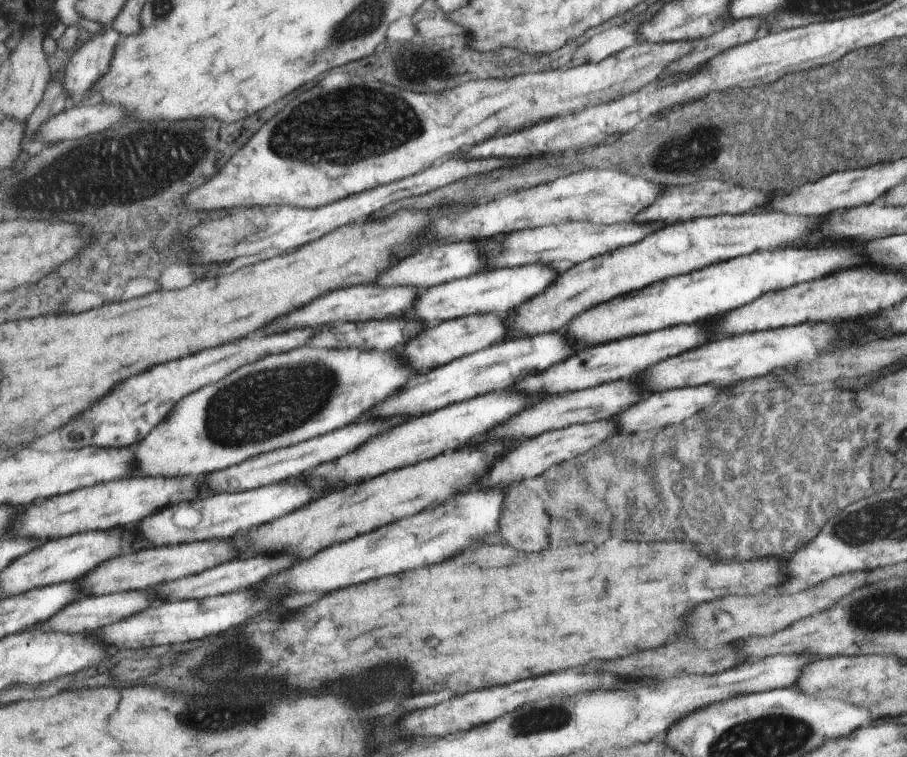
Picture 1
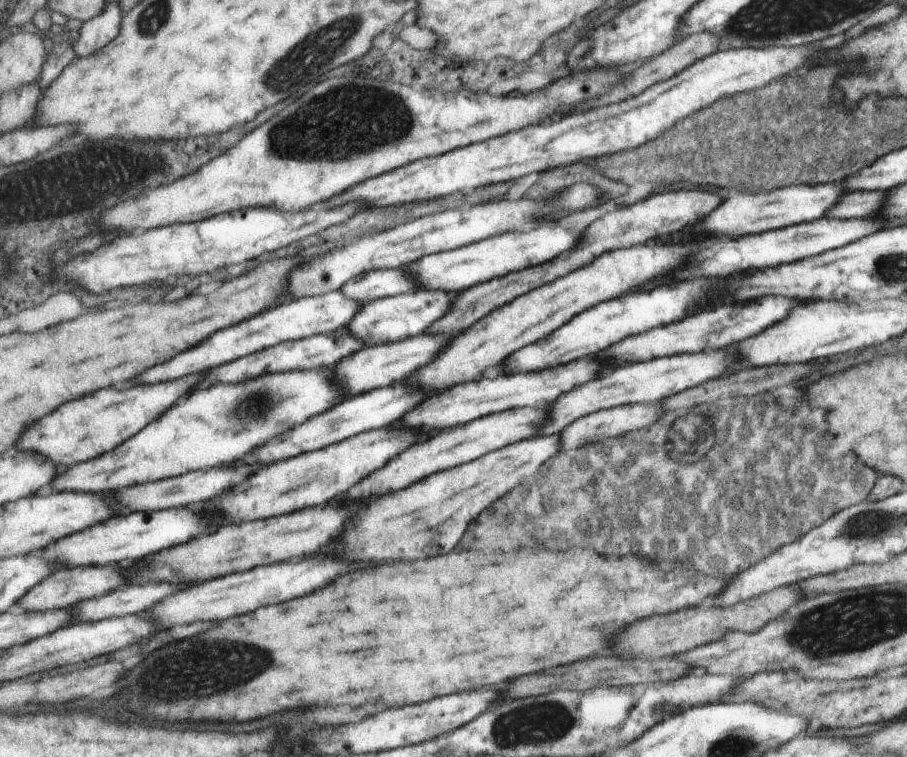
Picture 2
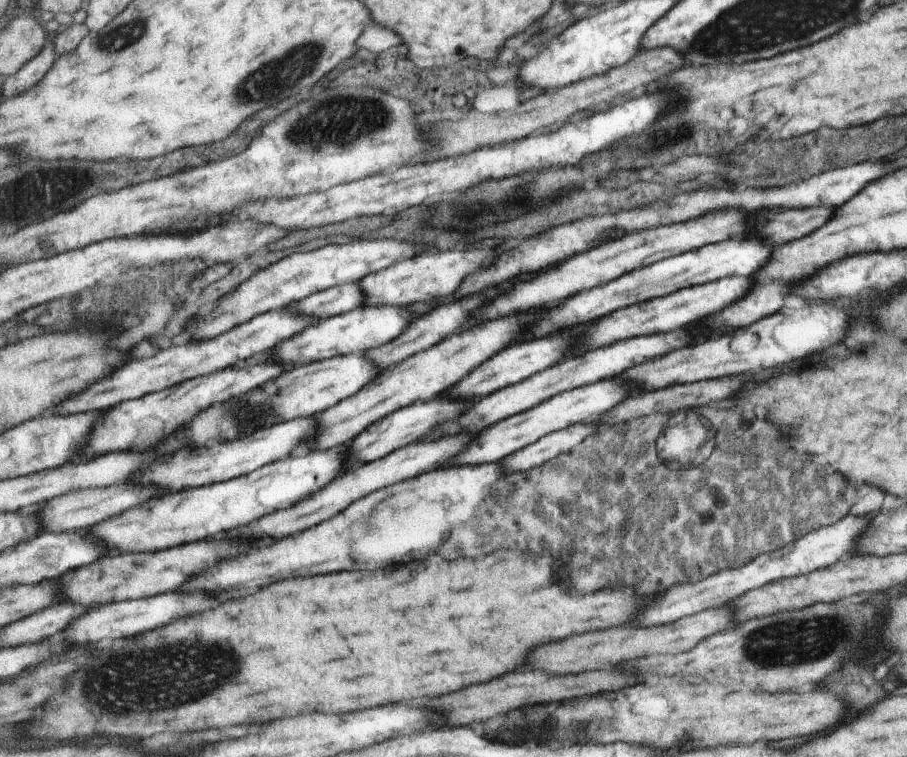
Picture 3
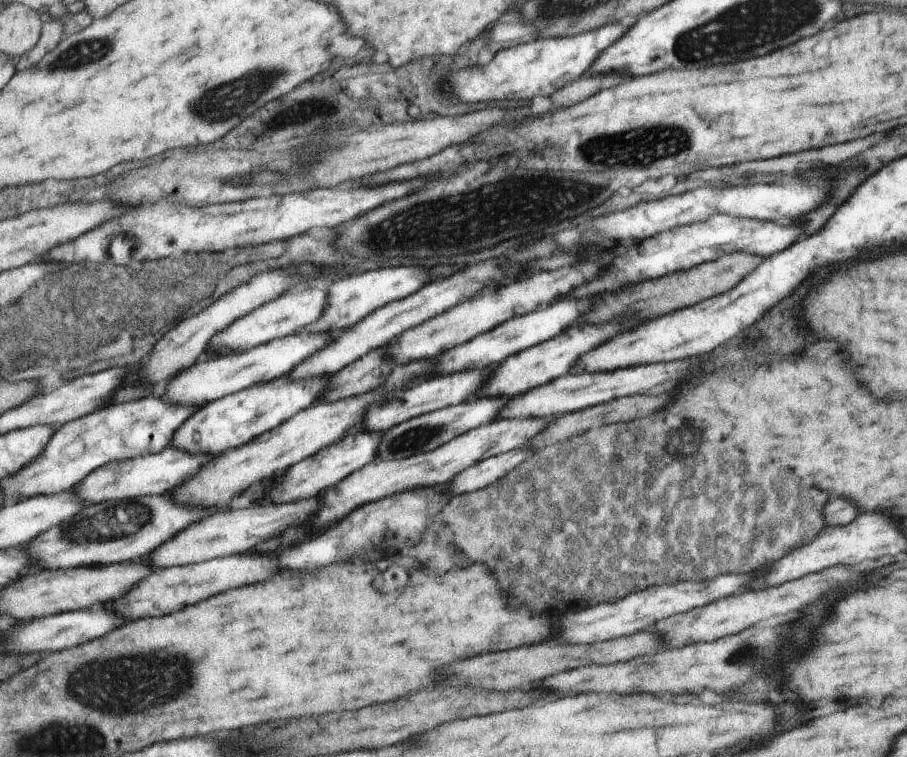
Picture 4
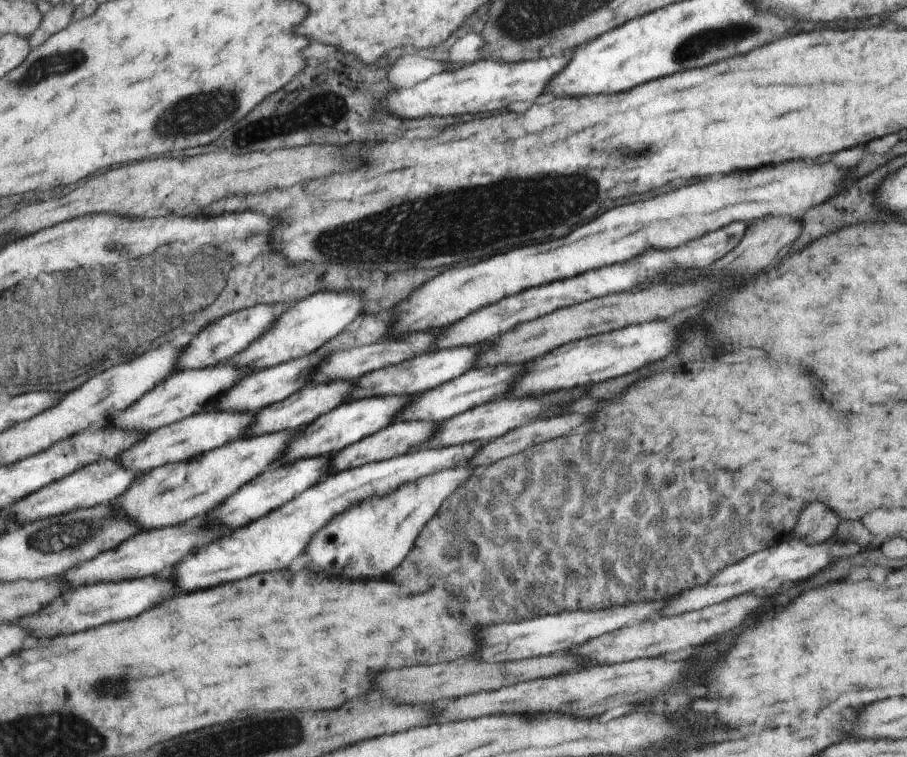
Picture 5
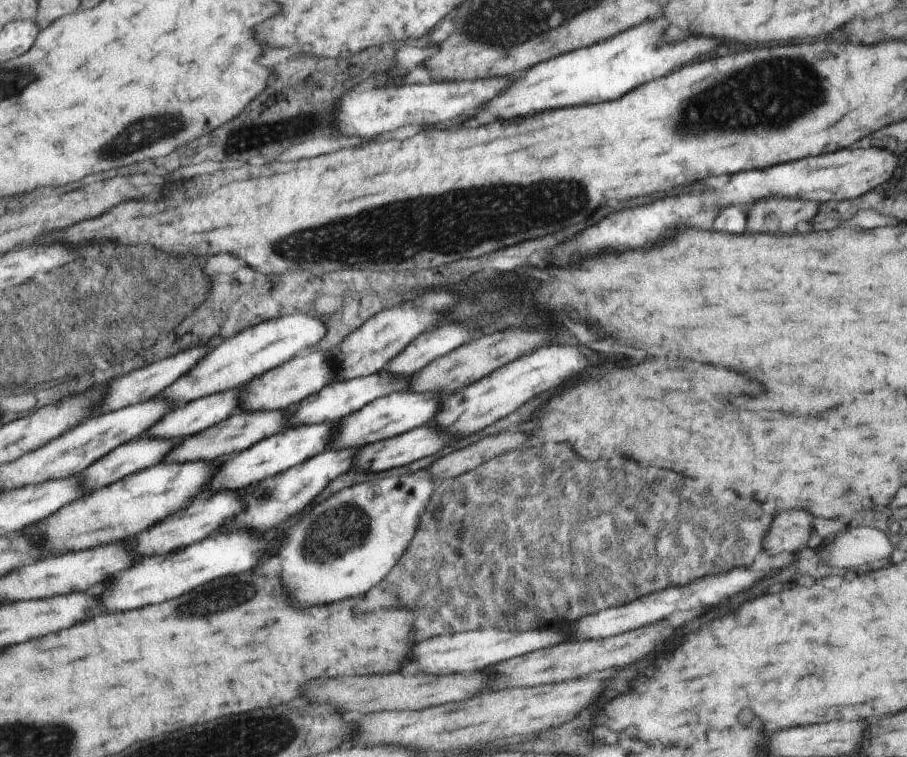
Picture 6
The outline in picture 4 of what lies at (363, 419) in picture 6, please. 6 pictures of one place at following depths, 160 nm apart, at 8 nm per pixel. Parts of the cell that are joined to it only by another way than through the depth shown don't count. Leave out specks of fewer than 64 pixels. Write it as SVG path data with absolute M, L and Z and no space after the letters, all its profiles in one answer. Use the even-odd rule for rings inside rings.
M621 322L621 324L601 324L601 326L579 326L579 328L569 328L557 336L553 336L551 340L545 340L537 346L531 346L519 354L509 356L505 362L499 362L499 366L495 366L495 378L491 378L491 382L485 386L485 390L481 390L477 396L481 398L501 398L501 396L515 396L519 392L525 392L529 388L535 388L539 384L547 384L549 380L565 374L571 364L577 360L577 356L581 356L583 352L591 350L593 346L599 346L601 342L609 340L613 334L631 328L635 322Z

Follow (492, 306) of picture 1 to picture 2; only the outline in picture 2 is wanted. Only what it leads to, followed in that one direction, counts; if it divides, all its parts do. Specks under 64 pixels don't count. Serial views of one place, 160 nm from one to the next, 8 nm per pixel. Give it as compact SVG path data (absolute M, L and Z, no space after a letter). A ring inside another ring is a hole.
M415 290L394 297L385 297L367 303L365 309L359 312L357 318L351 319L344 330L354 335L356 339L362 339L367 347L409 340L445 316L451 310L452 302L458 294L447 291Z

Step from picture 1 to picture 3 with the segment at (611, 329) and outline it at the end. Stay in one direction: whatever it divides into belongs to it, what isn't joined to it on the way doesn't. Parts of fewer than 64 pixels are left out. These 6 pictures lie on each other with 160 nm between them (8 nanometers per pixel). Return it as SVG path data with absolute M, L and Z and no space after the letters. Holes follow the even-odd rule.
M563 332L563 334L555 334L551 338L545 338L545 340L533 340L533 342L525 342L525 344L519 344L519 346L507 346L507 350L503 350L503 354L499 354L491 362L487 362L487 366L479 366L475 370L475 374L463 378L463 382L459 382L459 386L453 386L449 390L449 396L451 398L471 398L471 396L475 396L476 399L481 399L494 394L499 388L511 386L511 384L515 384L519 380L525 380L527 376L531 376L539 370L545 370L545 368L557 364L563 356L571 356L569 354L571 342L573 342L571 334Z

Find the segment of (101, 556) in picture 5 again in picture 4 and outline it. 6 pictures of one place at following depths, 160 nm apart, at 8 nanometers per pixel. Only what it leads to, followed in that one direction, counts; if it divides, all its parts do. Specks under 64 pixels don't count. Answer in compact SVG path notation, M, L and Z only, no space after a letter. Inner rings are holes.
M302 500L294 503L285 503L283 506L277 504L263 504L263 506L248 506L247 508L235 508L217 512L209 518L203 518L203 522L195 522L191 530L183 530L179 538L171 538L167 546L159 546L155 554L149 554L145 562L155 568L171 568L171 566L183 566L183 564L195 564L195 562L207 562L213 558L225 558L231 554L247 552L255 548L255 544L269 540L269 536L279 536L289 526L301 526L305 524L305 518L317 510L317 500Z

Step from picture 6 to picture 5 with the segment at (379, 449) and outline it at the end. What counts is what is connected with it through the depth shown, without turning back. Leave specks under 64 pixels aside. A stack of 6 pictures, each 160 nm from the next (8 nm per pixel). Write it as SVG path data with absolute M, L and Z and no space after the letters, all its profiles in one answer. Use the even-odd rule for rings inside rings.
M527 398L527 400L497 400L497 402L485 403L443 421L438 426L436 433L421 449L442 449L467 443L487 443L516 426L530 423L533 419L536 419L535 416L541 418L539 413L552 405L554 404L543 402L543 400L531 400L531 398Z

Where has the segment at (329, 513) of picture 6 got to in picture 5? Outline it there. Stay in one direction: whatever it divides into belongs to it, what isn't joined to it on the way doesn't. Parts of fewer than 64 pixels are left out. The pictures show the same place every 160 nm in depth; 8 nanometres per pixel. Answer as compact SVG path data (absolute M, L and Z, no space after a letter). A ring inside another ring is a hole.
M469 466L444 468L385 496L371 497L363 504L359 502L359 506L351 506L349 512L333 518L325 530L313 536L315 540L307 546L307 556L311 556L309 566L345 580L373 580L391 574L413 552L427 522L439 512L441 502L451 498L459 490L457 487L469 480L473 470Z

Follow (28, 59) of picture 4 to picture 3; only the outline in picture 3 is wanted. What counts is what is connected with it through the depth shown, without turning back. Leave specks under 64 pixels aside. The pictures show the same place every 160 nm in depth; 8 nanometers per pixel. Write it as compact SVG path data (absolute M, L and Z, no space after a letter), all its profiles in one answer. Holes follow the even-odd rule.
M55 37L47 38L48 42L37 57L32 58L17 74L7 77L4 82L4 99L15 98L19 93L26 93L50 72L55 59L59 56L56 51Z

